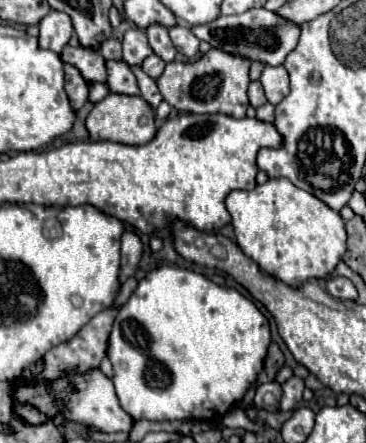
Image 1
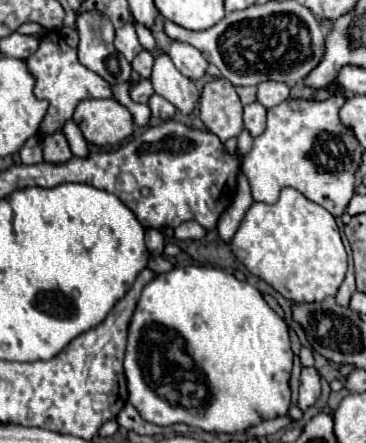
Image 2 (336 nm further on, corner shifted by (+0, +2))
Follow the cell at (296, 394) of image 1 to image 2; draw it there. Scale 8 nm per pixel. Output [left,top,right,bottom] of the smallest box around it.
[299,367,321,411]

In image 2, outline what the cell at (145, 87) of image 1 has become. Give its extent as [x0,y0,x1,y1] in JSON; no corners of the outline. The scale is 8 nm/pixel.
[149,93,175,119]

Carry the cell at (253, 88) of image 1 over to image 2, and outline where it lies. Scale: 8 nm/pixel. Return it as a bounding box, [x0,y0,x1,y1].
[243,101,267,137]

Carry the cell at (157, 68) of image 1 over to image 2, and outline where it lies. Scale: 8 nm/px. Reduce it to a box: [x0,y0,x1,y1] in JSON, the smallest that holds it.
[131,51,153,79]

